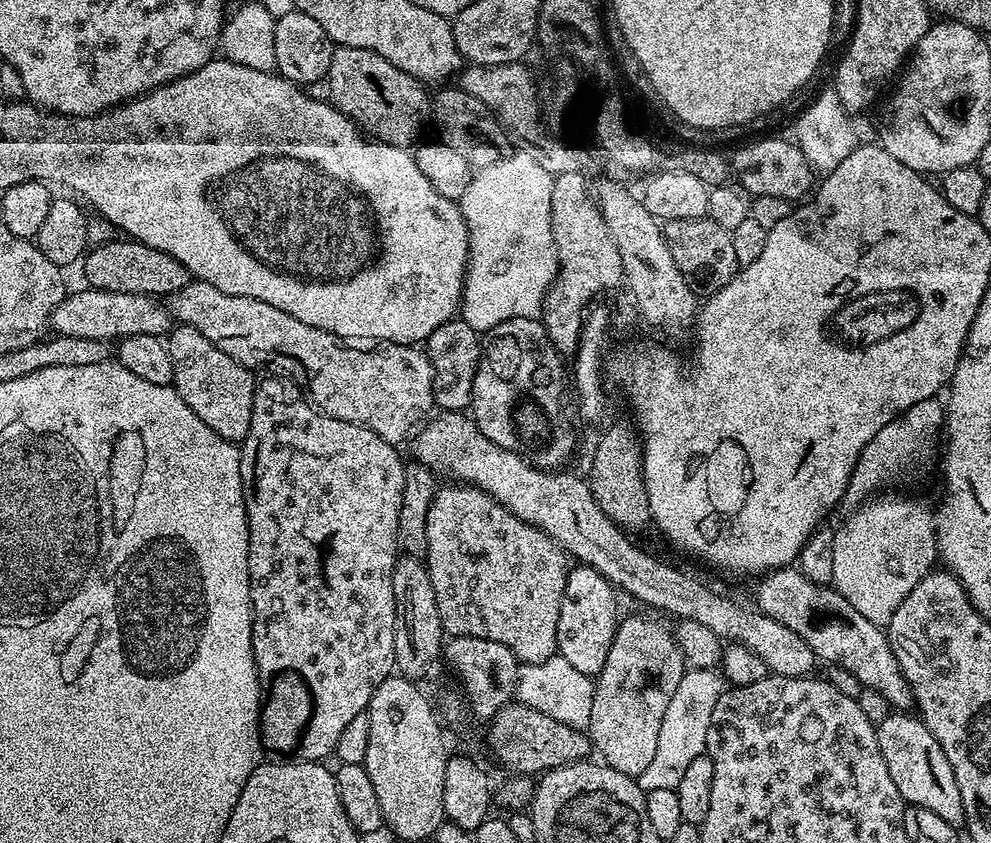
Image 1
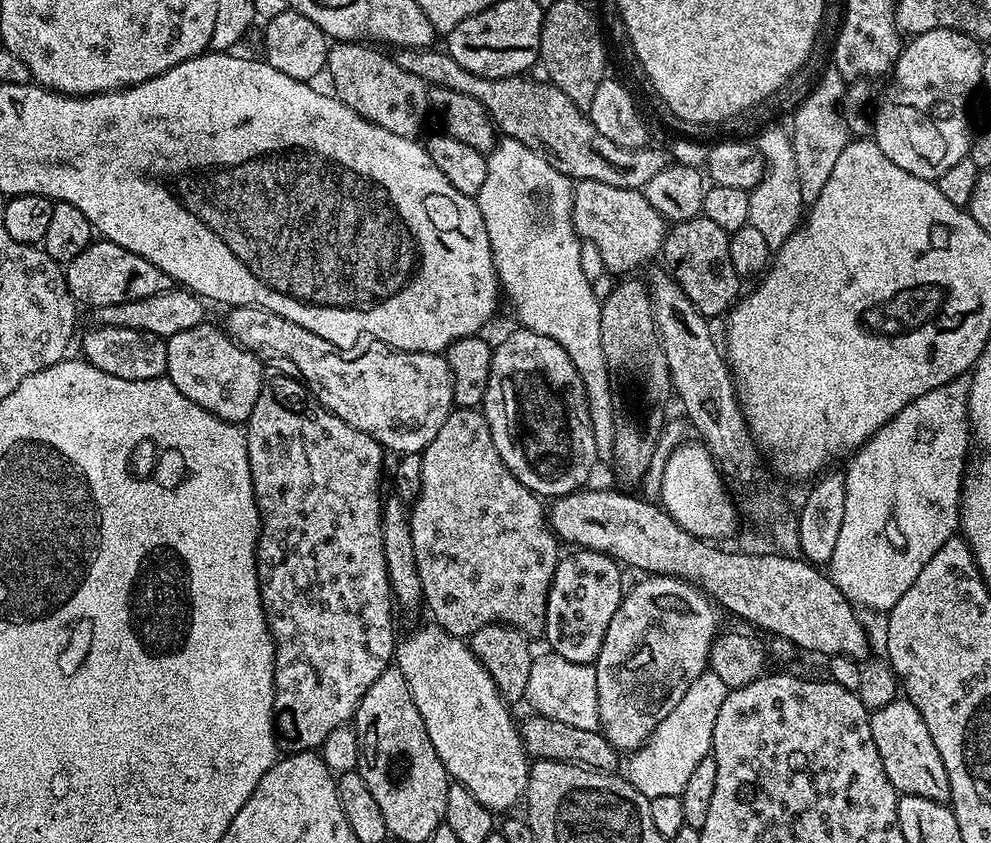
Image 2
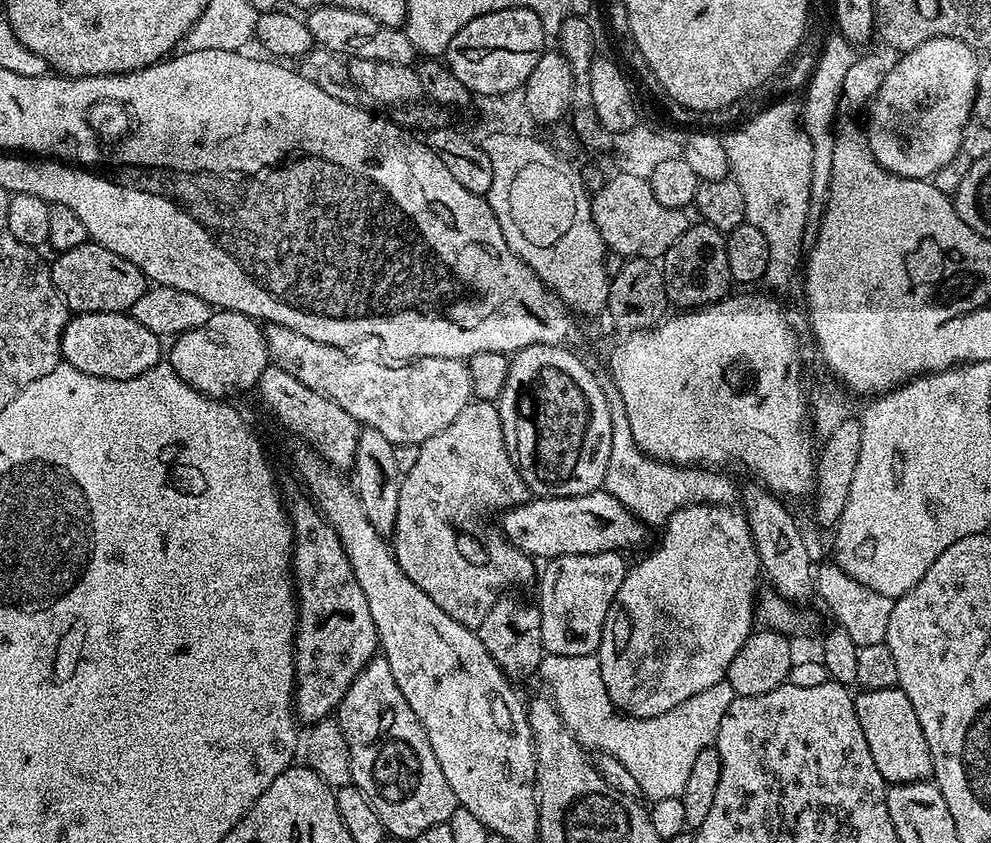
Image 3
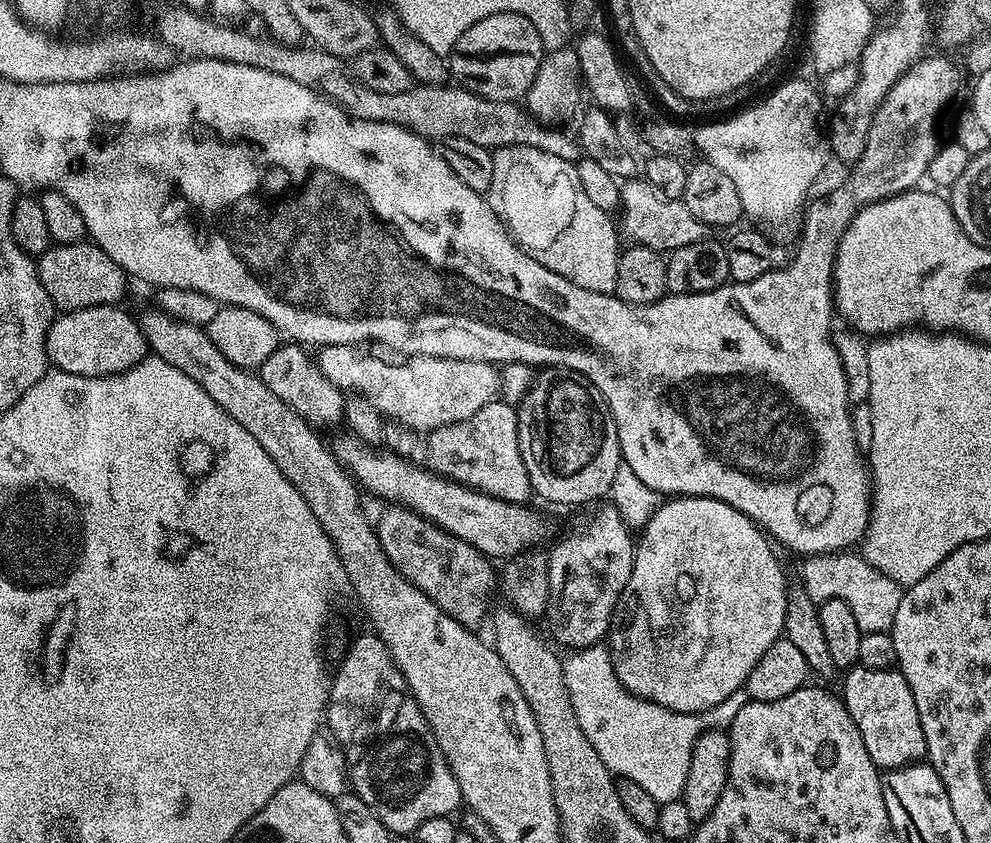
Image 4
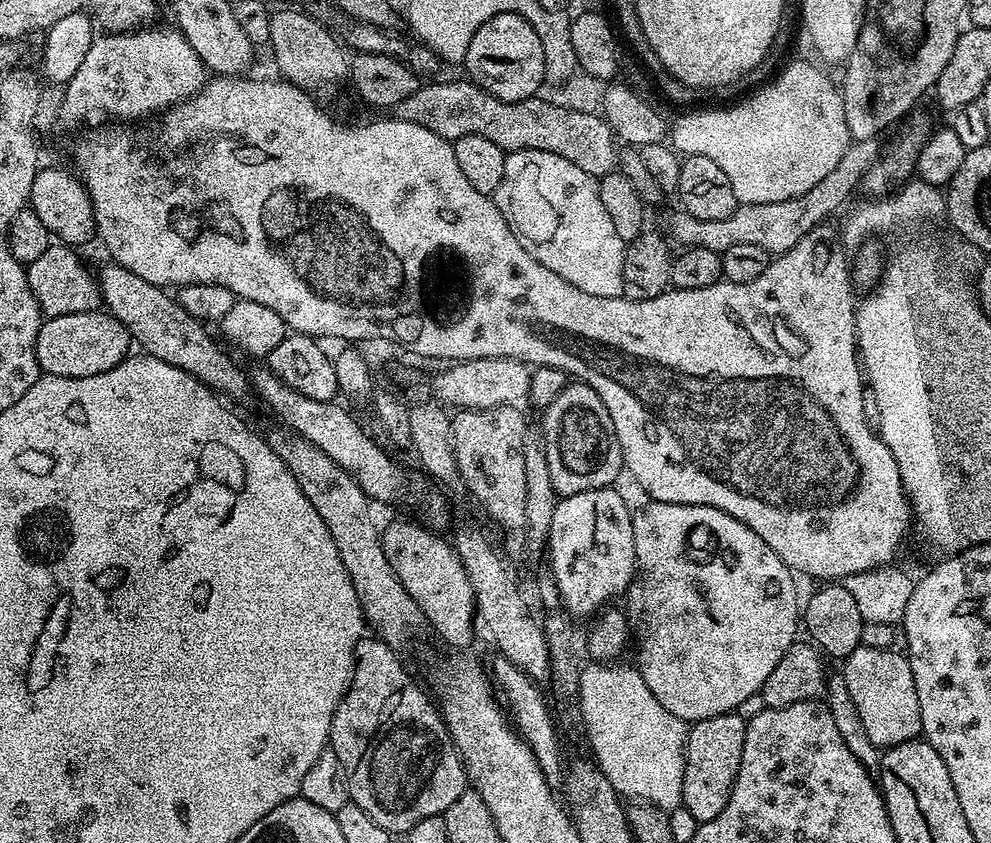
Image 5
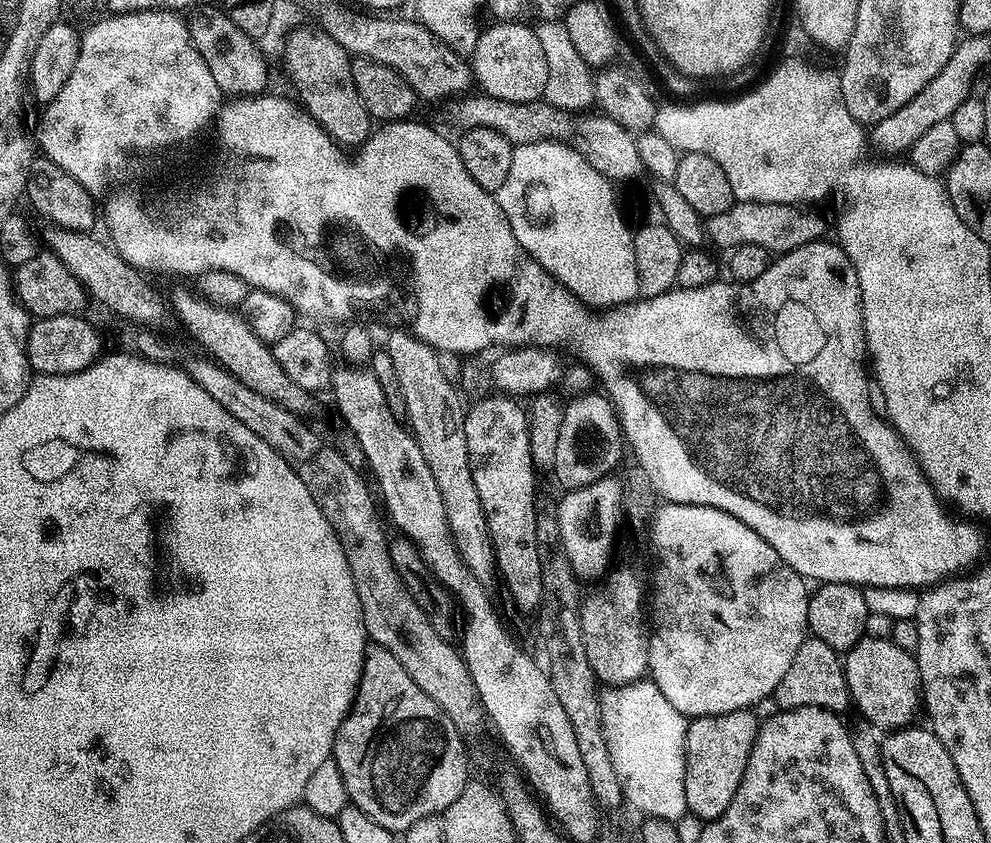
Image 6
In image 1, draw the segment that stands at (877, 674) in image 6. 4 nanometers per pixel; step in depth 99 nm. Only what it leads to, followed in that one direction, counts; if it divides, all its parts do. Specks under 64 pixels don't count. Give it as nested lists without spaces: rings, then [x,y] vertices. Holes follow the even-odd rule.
[[[904,710],[889,711],[888,717],[876,725],[876,733],[878,750],[882,750],[882,758],[886,758],[886,770],[890,770],[890,779],[898,786],[898,794],[902,794],[905,805],[932,810],[942,822],[963,825],[964,807],[958,778],[954,778],[954,770],[950,762],[946,762],[942,746],[938,746],[934,734],[930,734],[919,715]]]

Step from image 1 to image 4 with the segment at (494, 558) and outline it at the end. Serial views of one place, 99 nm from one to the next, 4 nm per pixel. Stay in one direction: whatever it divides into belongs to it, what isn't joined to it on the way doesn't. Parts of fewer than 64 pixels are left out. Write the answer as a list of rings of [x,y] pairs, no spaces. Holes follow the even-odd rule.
[[[499,398],[492,400],[478,414],[470,414],[462,422],[442,426],[427,433],[427,463],[433,472],[457,480],[468,488],[485,492],[494,498],[527,505],[533,495],[530,478],[526,474],[526,462],[522,462],[522,450],[518,446],[518,418],[516,408]],[[388,506],[385,508],[388,509],[381,514],[380,524],[378,520],[375,529],[376,536],[380,539],[380,545],[388,561],[418,590],[422,590],[422,594],[426,594],[442,611],[450,614],[450,618],[454,618],[454,622],[458,622],[464,628],[479,629],[479,624],[483,620],[485,623],[490,612],[488,599],[492,596],[492,587],[495,584],[497,587],[498,584],[497,569],[496,572],[492,569],[494,567],[493,561],[489,557],[482,555],[478,550],[474,550],[474,546],[454,538],[437,524],[432,524],[418,514],[414,514],[411,508],[403,506]]]

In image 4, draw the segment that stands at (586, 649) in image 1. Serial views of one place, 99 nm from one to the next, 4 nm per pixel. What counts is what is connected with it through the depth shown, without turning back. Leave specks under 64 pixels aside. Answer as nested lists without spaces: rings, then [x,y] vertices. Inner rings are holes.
[[[604,502],[593,507],[592,510],[593,512],[589,516],[582,517],[553,546],[552,552],[547,553],[550,594],[548,595],[546,620],[552,623],[553,637],[551,636],[551,639],[557,645],[565,644],[565,649],[568,650],[588,648],[592,644],[601,643],[607,637],[608,627],[612,625],[614,606],[618,602],[622,590],[626,590],[626,582],[630,582],[630,574],[636,557],[634,536],[631,536],[629,525],[623,520],[622,514],[619,513],[615,505],[612,502]]]

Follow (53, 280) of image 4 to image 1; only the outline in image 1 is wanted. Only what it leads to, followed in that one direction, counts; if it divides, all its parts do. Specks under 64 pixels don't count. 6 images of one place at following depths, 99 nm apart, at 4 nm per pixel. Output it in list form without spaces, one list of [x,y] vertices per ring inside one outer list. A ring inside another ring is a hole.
[[[112,238],[99,243],[83,257],[87,287],[107,292],[167,298],[190,283],[189,270],[182,266],[182,262],[178,262],[178,258],[170,258],[170,254],[162,254],[162,250],[154,250],[131,238],[119,239]]]

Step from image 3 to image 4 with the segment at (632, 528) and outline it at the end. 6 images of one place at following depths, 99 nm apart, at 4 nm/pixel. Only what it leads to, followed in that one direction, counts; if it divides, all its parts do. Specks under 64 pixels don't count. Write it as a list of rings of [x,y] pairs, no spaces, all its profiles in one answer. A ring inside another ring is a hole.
[[[351,434],[338,437],[334,443],[336,459],[352,473],[352,479],[365,493],[373,492],[388,500],[384,502],[395,502],[411,508],[414,514],[437,524],[454,538],[474,546],[474,550],[493,561],[504,562],[515,558],[525,550],[540,546],[547,538],[548,524],[532,506],[494,498],[485,492],[468,488],[457,480],[449,480],[447,476],[433,472],[431,467],[423,463],[412,465],[414,463],[411,459],[396,456],[389,450],[378,452],[372,448],[375,447]]]

